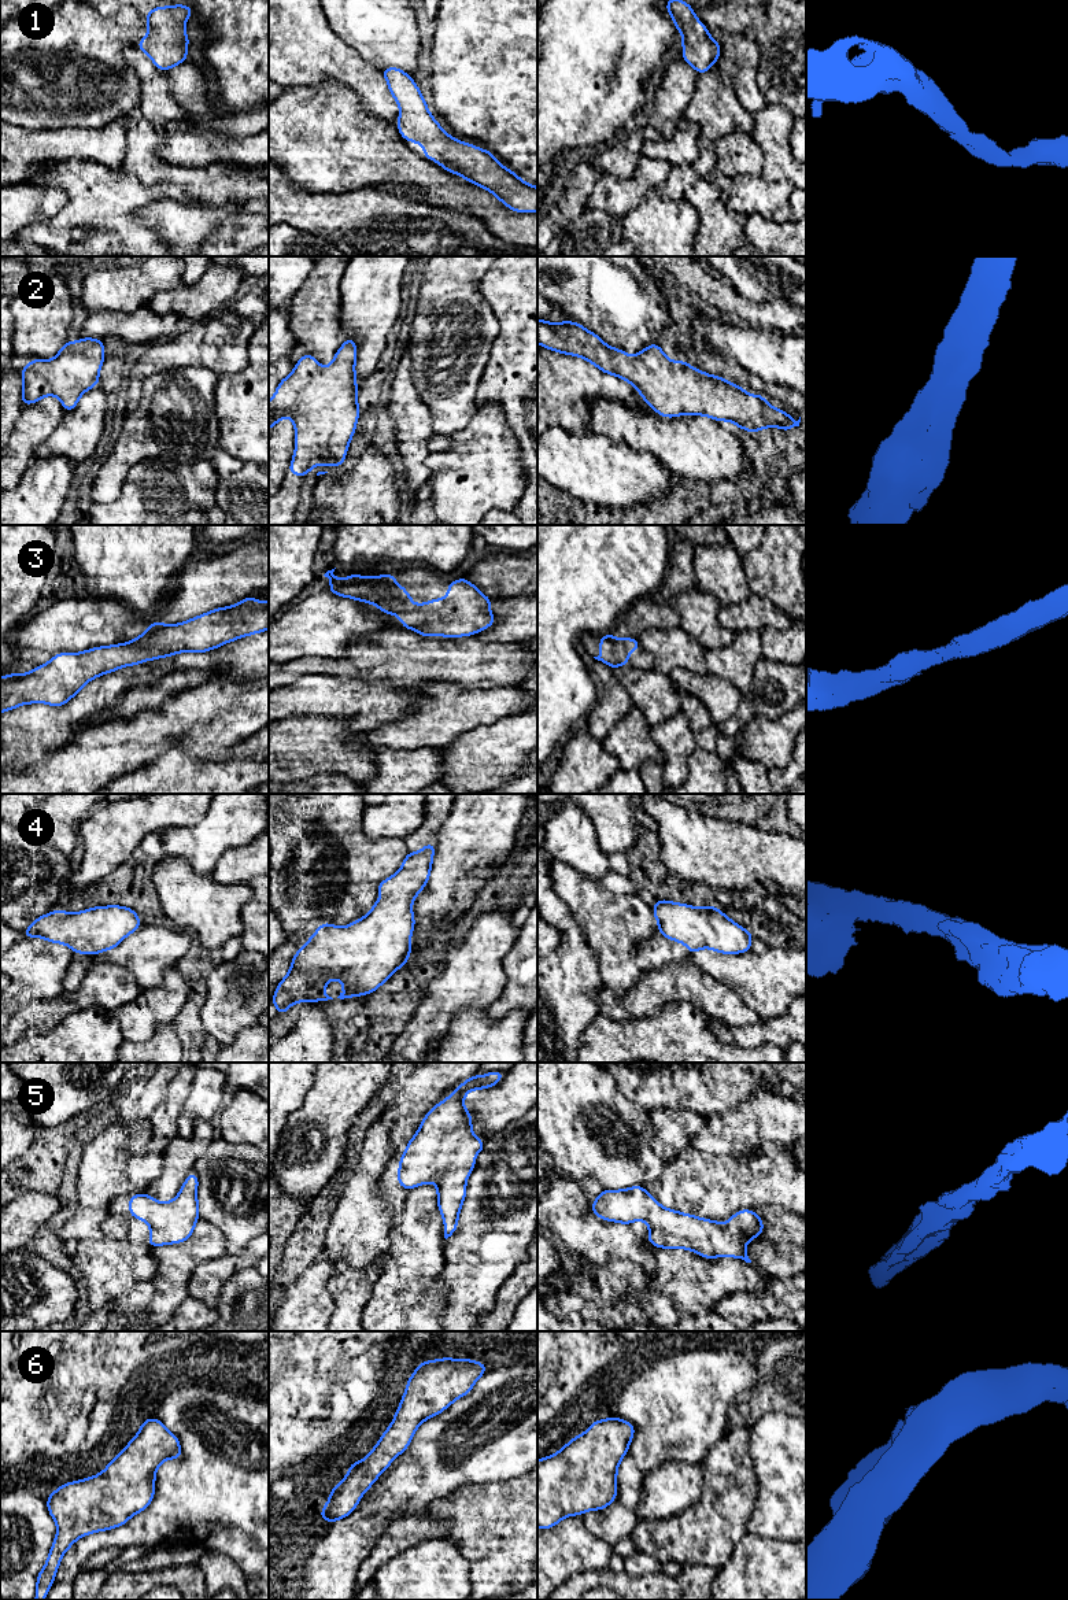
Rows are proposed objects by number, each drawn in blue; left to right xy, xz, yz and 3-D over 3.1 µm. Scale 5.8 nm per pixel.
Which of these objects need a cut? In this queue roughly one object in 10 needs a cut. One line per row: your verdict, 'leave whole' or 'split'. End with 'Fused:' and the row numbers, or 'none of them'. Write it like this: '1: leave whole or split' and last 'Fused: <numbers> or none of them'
1: leave whole
2: leave whole
3: leave whole
4: leave whole
5: leave whole
6: leave whole
Fused: none of them

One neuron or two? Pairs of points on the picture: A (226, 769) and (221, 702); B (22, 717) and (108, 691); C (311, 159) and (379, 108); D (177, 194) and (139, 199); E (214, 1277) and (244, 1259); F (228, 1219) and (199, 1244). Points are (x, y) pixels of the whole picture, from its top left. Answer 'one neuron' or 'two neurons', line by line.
A: two neurons
B: one neuron
C: two neurons
D: one neuron
E: one neuron
F: two neurons

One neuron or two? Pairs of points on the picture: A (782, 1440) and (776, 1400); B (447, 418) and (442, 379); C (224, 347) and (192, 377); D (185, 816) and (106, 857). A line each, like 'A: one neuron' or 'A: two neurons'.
A: two neurons
B: one neuron
C: two neurons
D: one neuron

